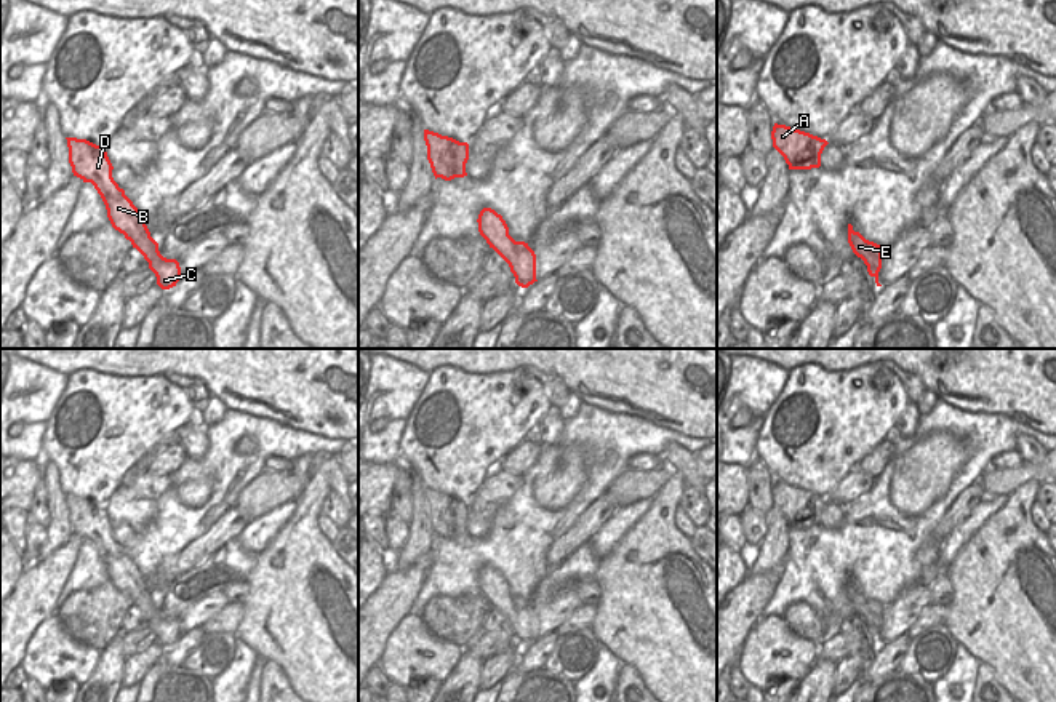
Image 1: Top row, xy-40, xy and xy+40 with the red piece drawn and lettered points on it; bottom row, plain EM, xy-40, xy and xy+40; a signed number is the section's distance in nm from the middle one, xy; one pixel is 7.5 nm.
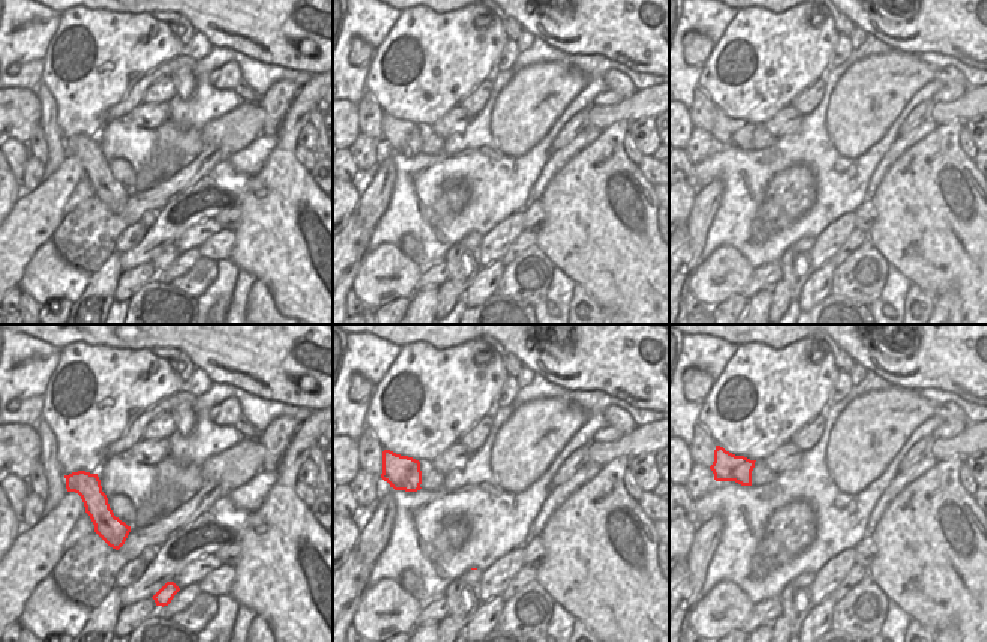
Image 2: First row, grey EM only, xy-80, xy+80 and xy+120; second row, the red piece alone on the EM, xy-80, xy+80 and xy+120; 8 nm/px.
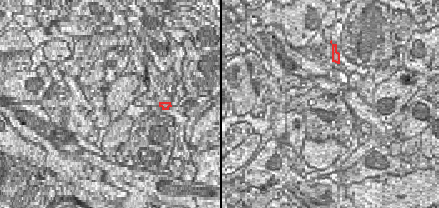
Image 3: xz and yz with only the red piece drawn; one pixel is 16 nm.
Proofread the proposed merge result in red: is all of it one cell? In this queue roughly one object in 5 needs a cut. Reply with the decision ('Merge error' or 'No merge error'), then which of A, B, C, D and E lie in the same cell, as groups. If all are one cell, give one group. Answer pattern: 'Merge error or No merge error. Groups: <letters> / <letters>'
No merge error. Groups: A B C D E

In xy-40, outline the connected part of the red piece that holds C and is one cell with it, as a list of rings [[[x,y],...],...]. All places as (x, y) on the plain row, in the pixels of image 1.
[[[66,496],[69,505],[69,521],[74,534],[83,540],[91,540],[101,553],[107,576],[115,588],[131,600],[144,617],[149,627],[157,635],[157,643],[162,648],[170,648],[182,636],[179,620],[166,617],[158,609],[158,601],[150,595],[146,577],[133,560],[125,553],[125,548],[112,536],[112,521],[106,505],[96,504],[86,497]]]

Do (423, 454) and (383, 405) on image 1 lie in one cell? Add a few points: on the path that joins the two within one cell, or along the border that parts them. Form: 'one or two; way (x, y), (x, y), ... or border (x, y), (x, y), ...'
two; border (421, 395), (407, 419), (400, 438), (399, 461)

